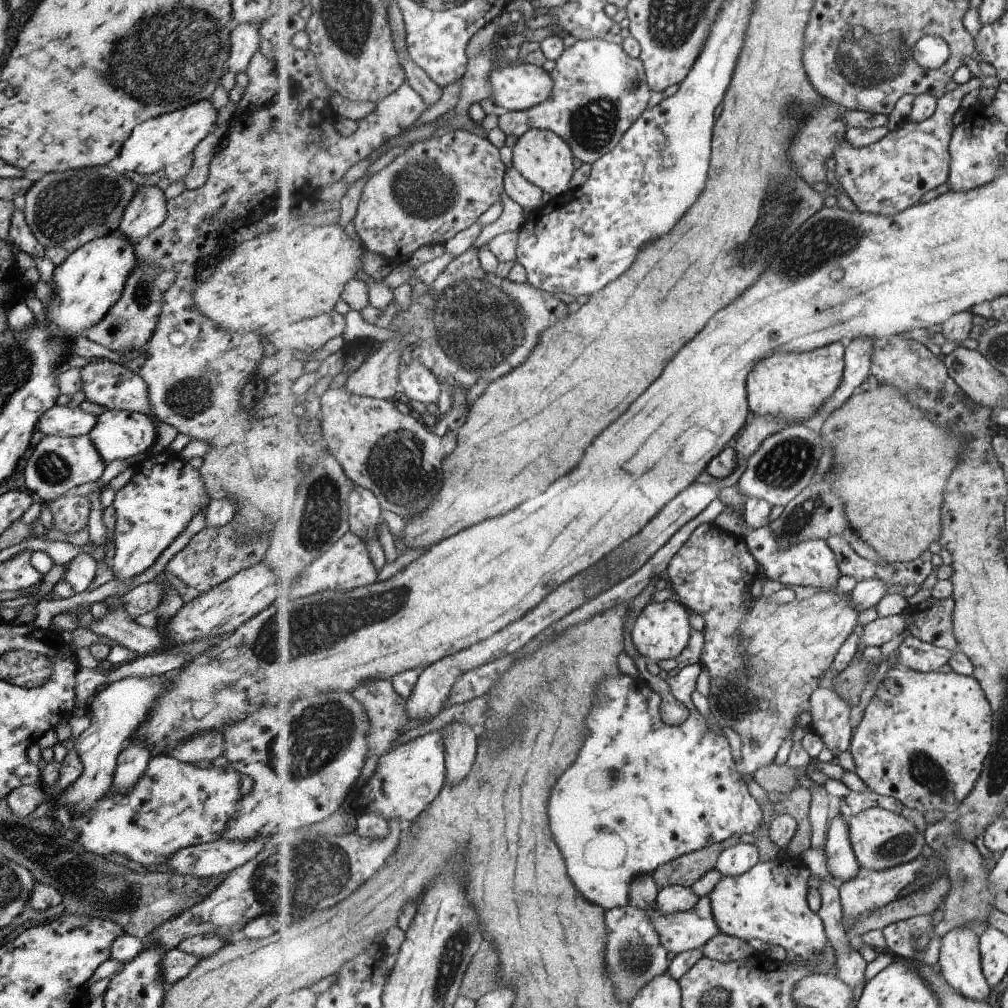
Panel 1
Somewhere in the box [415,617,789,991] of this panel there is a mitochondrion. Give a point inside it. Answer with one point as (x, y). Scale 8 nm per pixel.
(632, 958)

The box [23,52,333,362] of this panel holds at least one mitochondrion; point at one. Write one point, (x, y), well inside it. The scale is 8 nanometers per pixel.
(65, 207)

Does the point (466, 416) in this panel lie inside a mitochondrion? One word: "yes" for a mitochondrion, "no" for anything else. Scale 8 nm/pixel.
no

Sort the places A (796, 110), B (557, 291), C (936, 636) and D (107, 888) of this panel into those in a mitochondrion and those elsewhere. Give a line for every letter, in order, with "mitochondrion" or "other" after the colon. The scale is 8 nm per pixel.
A: mitochondrion
B: other
C: other
D: mitochondrion

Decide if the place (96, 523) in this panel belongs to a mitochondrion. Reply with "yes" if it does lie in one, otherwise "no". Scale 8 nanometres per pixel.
no

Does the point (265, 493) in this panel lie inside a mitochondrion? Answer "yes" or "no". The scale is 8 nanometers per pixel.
no

